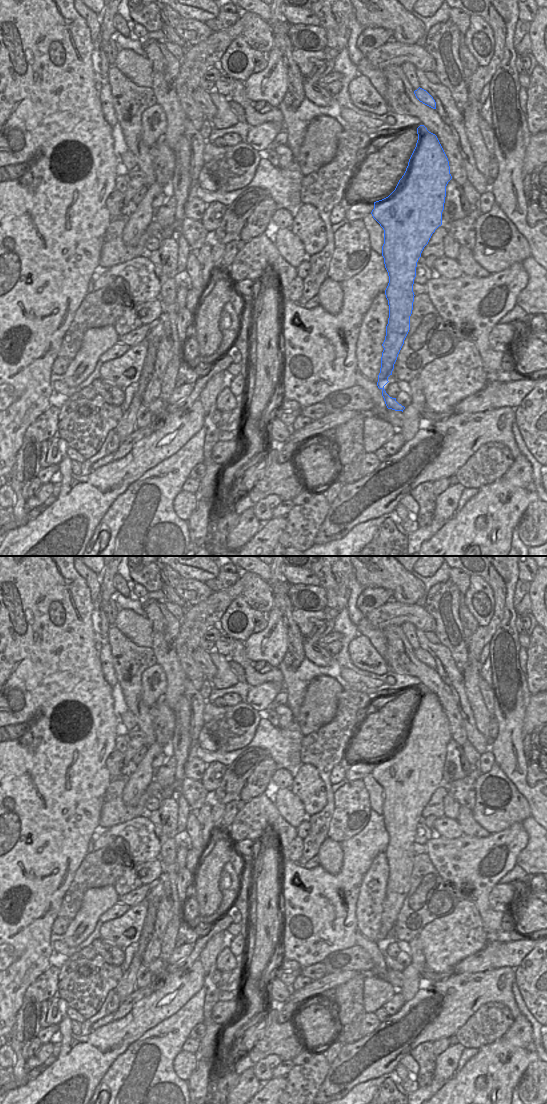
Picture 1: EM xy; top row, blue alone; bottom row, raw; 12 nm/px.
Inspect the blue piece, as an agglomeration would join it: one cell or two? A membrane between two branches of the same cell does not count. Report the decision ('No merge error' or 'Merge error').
No merge error.

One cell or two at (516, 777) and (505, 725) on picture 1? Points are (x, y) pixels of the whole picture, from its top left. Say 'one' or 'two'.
one

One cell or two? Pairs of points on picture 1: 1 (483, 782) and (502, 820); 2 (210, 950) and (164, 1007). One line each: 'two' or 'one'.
1: one
2: two

